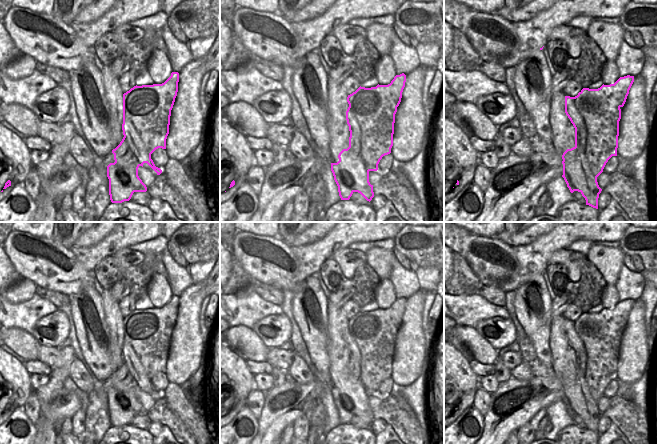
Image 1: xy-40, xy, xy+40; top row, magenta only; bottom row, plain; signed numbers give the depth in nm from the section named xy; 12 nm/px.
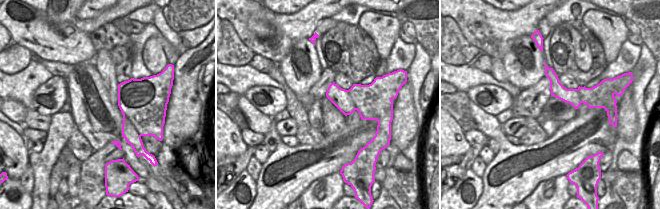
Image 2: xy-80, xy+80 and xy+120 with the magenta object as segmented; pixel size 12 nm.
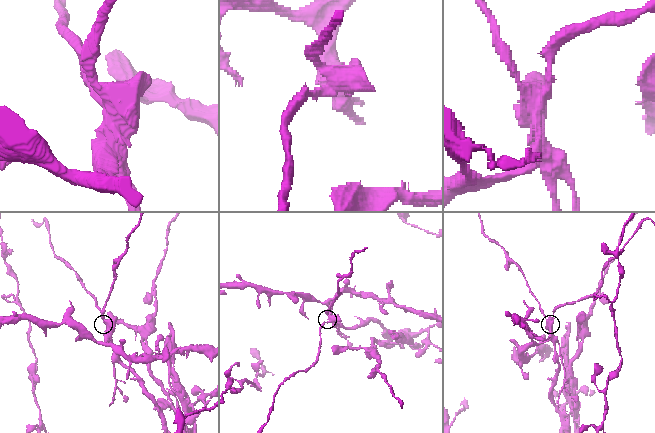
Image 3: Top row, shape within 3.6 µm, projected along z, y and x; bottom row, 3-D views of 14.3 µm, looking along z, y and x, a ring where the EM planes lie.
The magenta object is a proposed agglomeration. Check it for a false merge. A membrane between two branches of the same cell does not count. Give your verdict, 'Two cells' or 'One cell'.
Two cells

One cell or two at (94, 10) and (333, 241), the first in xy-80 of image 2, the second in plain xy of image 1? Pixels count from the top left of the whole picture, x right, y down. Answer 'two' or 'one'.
two

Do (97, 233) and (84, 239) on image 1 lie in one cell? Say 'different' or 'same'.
same

